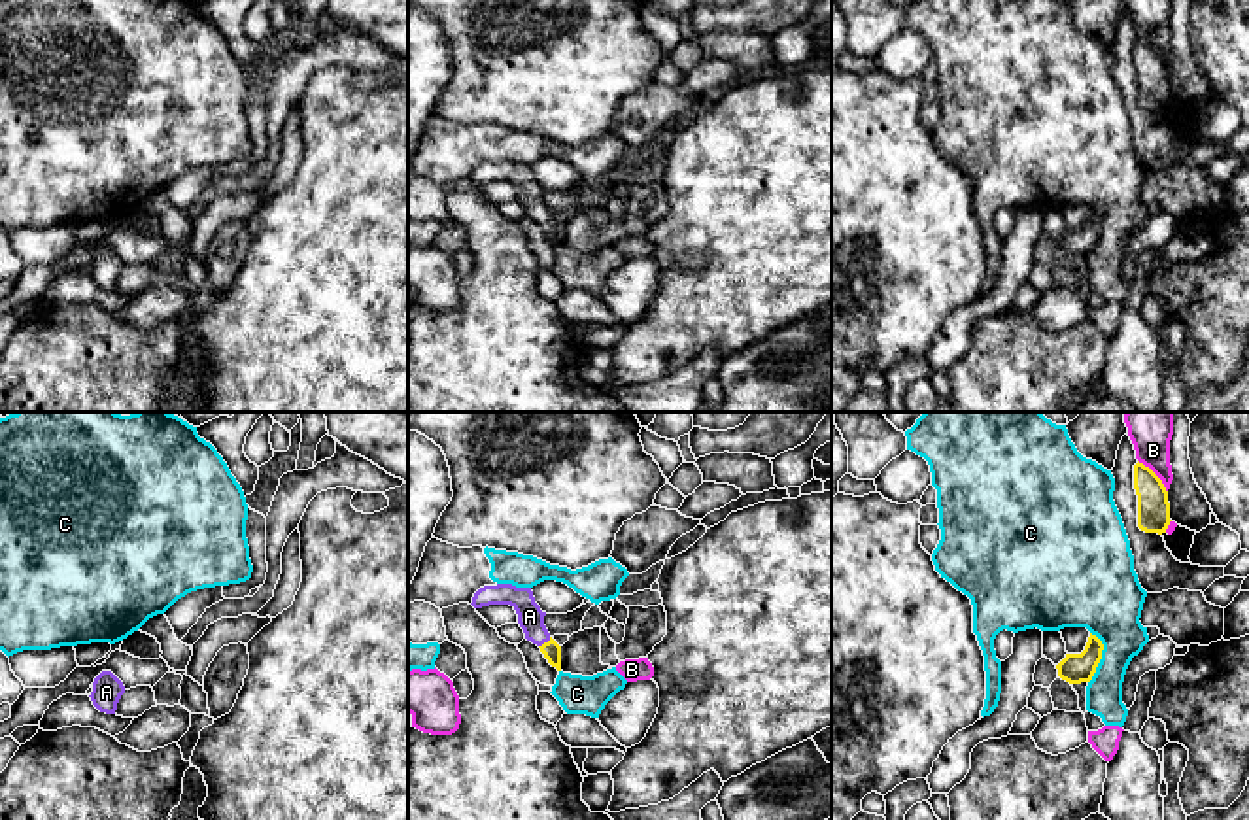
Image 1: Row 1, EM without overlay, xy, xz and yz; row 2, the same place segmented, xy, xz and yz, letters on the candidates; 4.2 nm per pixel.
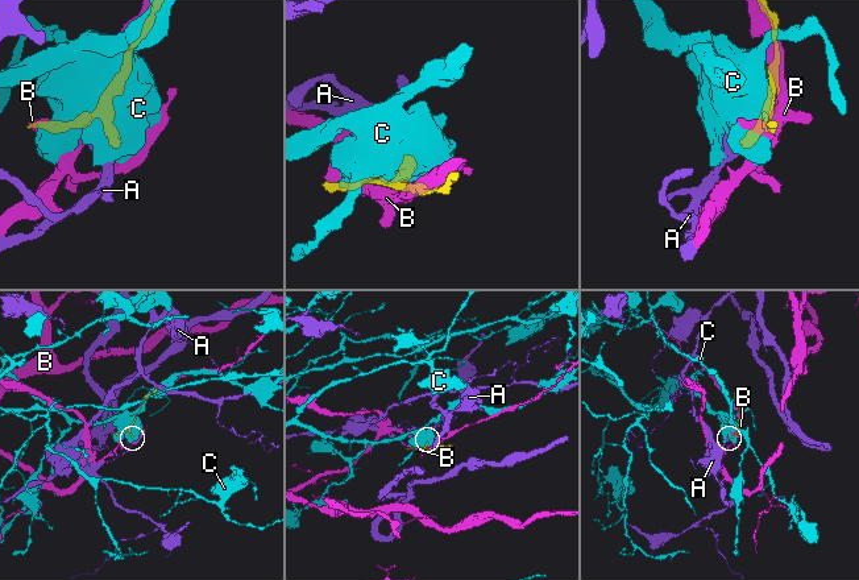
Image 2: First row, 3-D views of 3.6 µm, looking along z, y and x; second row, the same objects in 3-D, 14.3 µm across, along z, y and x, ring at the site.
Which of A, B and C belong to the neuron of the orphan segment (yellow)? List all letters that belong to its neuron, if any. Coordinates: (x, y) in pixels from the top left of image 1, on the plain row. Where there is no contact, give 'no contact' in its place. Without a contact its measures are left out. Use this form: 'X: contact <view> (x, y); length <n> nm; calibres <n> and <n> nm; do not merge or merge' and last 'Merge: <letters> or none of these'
A: contact xz (545, 220); length 70 nm; calibres 80 and 110 nm; merge
B: contact yz (1155, 51); length 190 nm; calibres 140 and 160 nm; do not merge
C: contact yz (1100, 235); length 220 nm; calibres 130 and 300 nm; do not merge
Merge: A

